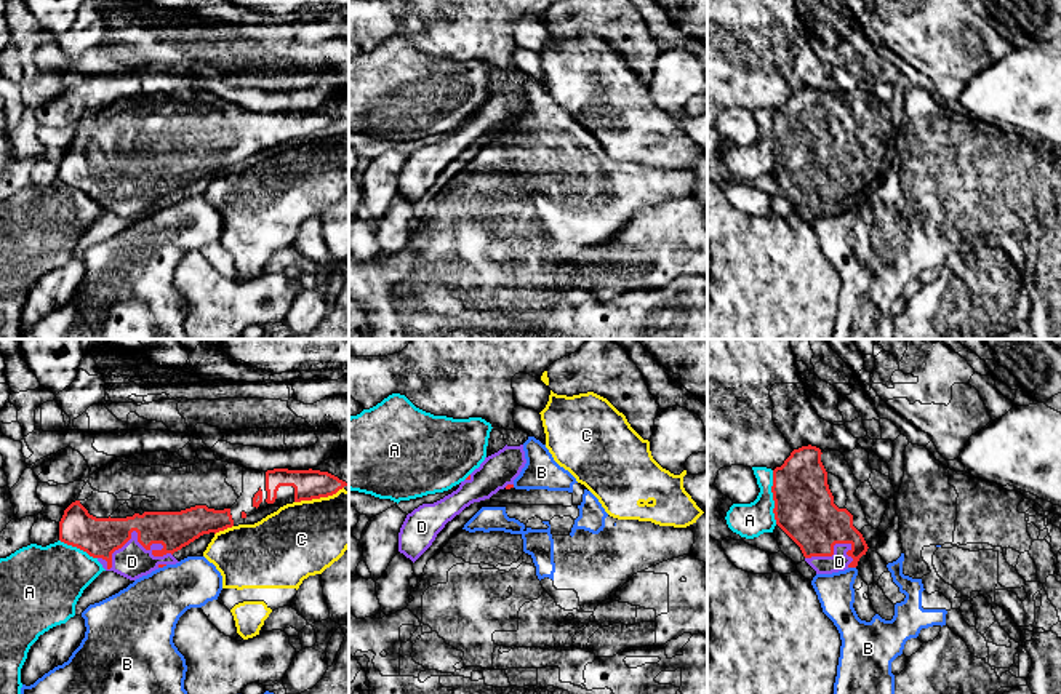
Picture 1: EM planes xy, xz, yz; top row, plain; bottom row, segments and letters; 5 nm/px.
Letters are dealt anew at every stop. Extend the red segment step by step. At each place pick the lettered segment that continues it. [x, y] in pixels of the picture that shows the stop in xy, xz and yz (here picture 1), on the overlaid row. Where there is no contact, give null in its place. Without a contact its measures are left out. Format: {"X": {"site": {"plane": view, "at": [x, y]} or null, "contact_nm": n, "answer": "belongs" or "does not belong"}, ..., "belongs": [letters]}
{"A": {"site": {"plane": "yz", "at": [773, 498]}, "contact_nm": 280, "answer": "does not belong"}, "B": {"site": {"plane": "yz", "at": [852, 566]}, "contact_nm": 40, "answer": "does not belong"}, "C": {"site": {"plane": "xy", "at": [319, 498]}, "contact_nm": 260, "answer": "does not belong"}, "D": {"site": {"plane": "xy", "at": [130, 536]}, "contact_nm": 380, "answer": "belongs"}, "belongs": ["D"]}

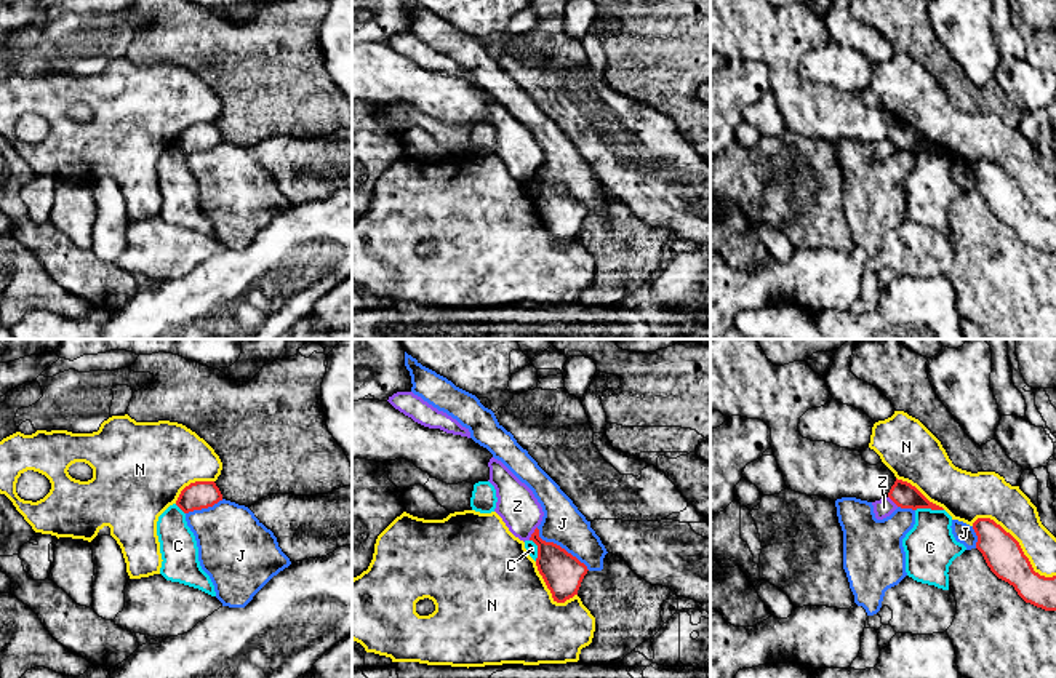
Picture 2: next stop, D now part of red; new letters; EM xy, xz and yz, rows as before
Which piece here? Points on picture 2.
{"C": {"site": {"plane": "yz", "at": [928, 507]}, "contact_nm": 140, "answer": "does not belong"}, "J": {"site": {"plane": "xz", "at": [559, 546]}, "contact_nm": 340, "answer": "does not belong"}, "N": {"site": {"plane": "yz", "at": [1018, 544]}, "contact_nm": 500, "answer": "does not belong"}, "Z": {"site": {"plane": "xz", "at": [533, 533]}, "contact_nm": 80, "answer": "does not belong"}, "belongs": []}

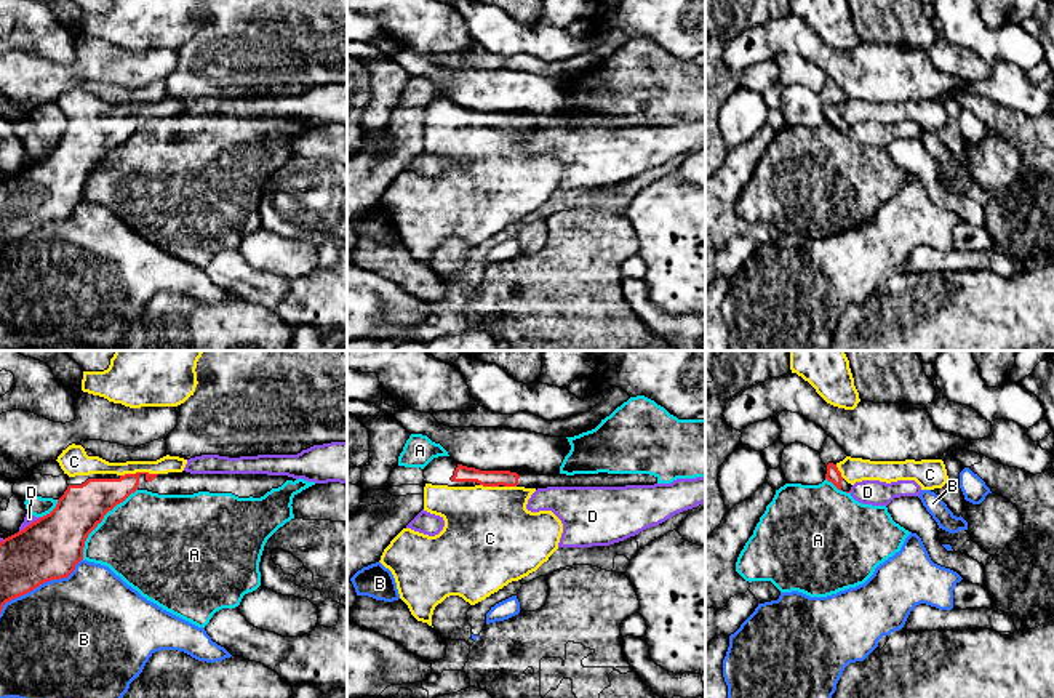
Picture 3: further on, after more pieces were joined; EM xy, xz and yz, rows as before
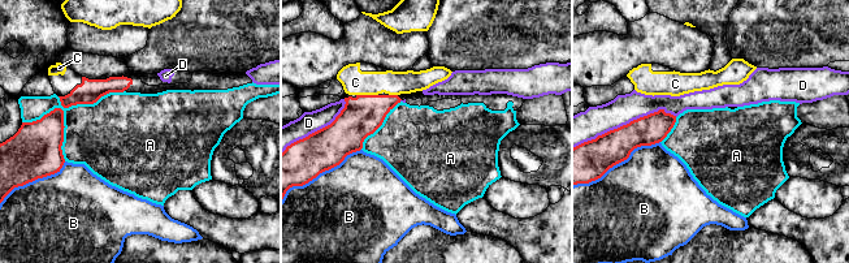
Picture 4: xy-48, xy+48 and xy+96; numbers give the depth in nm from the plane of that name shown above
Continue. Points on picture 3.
{"A": {"site": {"plane": "xy", "at": [101, 521]}, "contact_nm": 460, "answer": "does not belong"}, "B": {"site": {"plane": "xy", "at": [40, 583]}, "contact_nm": 500, "answer": "does not belong"}, "C": {"site": {"plane": "xy", "at": [138, 473]}, "contact_nm": 190, "answer": "belongs"}, "D": {"site": {"plane": "xy", "at": [31, 524]}, "contact_nm": 130, "answer": "does not belong"}, "belongs": ["C"]}

